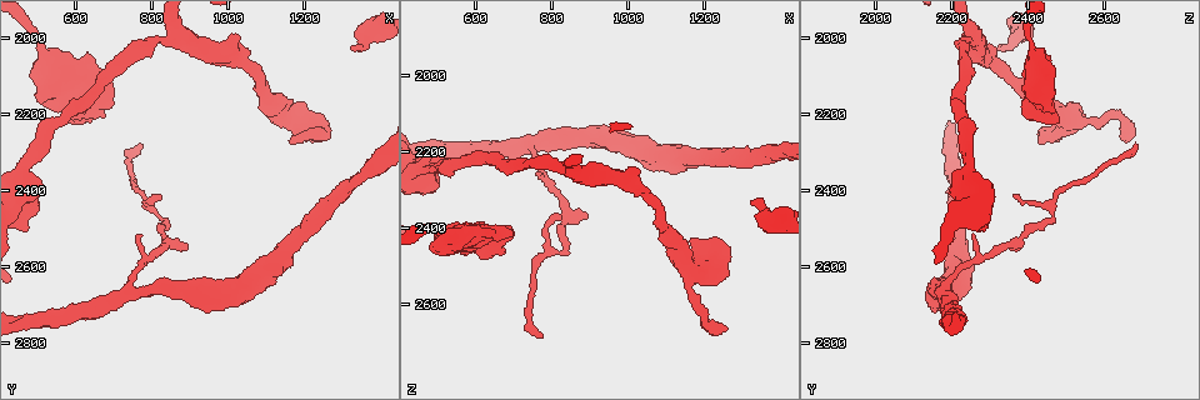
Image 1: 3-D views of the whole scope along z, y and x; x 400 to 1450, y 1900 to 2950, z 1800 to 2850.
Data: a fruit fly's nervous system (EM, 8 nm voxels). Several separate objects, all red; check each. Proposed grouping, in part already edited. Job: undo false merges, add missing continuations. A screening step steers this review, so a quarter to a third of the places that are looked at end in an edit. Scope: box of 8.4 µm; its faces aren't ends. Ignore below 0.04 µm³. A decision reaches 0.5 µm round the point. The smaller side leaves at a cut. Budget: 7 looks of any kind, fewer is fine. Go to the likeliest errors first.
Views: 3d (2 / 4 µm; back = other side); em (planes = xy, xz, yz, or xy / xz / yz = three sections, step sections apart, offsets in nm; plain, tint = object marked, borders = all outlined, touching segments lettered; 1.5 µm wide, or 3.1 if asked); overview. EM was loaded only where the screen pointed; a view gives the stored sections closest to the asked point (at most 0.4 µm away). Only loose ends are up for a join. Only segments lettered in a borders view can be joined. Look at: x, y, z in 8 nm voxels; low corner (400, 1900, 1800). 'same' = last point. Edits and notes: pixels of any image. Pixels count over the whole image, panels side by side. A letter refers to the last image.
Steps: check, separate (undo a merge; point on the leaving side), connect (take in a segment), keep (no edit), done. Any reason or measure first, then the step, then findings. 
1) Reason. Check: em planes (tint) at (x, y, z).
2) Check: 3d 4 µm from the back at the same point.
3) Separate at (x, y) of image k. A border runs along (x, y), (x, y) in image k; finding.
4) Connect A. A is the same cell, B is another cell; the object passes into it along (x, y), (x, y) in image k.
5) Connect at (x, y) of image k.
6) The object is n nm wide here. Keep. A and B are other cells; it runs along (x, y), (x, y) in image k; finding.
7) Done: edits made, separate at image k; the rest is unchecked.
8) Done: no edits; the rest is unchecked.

An open end. Check: em planes (borders) at (1325, 2030, 2340).

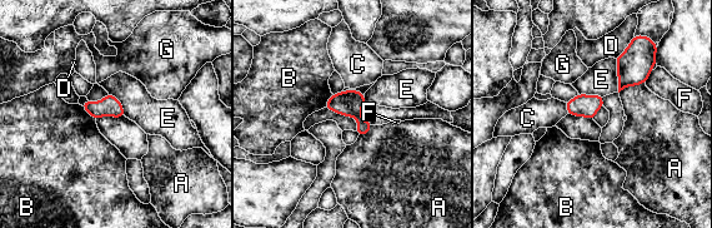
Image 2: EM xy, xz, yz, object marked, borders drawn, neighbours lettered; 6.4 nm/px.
The longest contact is with E, 200 nm. Connect C. C is the same cell, A, B, D, E, F and G are other cells; it goes on there.

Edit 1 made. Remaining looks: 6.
Check: overview.

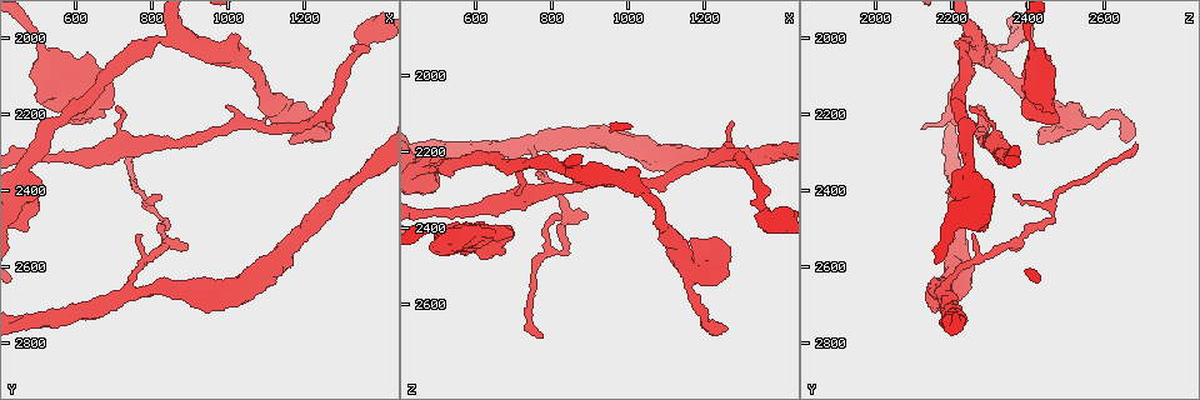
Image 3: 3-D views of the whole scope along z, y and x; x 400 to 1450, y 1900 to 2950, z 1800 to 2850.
An open end. Check: 3d 2 µm at (1275, 2240, 2125).

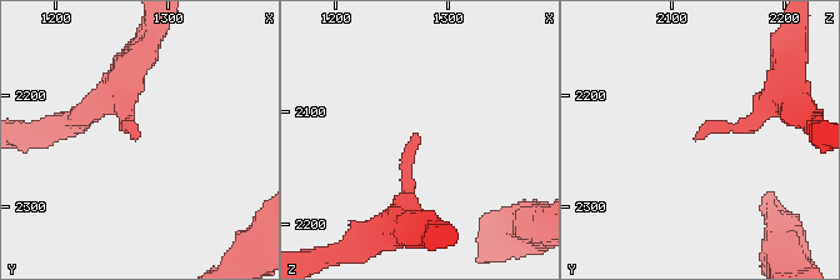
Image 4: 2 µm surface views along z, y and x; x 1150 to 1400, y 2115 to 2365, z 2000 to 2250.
Check: em planes (borders) at (1272, 2240, 2122).

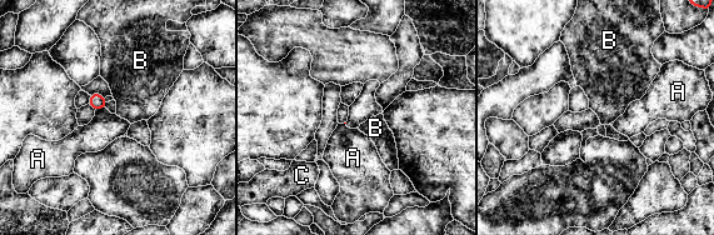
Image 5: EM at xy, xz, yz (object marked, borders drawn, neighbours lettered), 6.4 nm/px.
Keep. A, B and C are other cells; a border runs along (104, 106), (95, 110) in image 5; no lettered segment goes on from it.

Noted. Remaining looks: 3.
Arms part here. Check: em planes (borders) at (860, 1995, 2250).

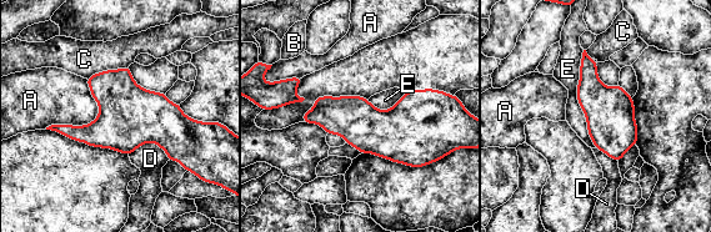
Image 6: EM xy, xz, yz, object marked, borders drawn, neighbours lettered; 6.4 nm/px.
The object is 300 nm wide here; the longest contact is with E, 650 nm. Keep. A, B, C, D and E are other cells; continuous, no second cell.

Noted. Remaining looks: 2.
Done: edits made, connect at image 2; the rest is unchecked.

